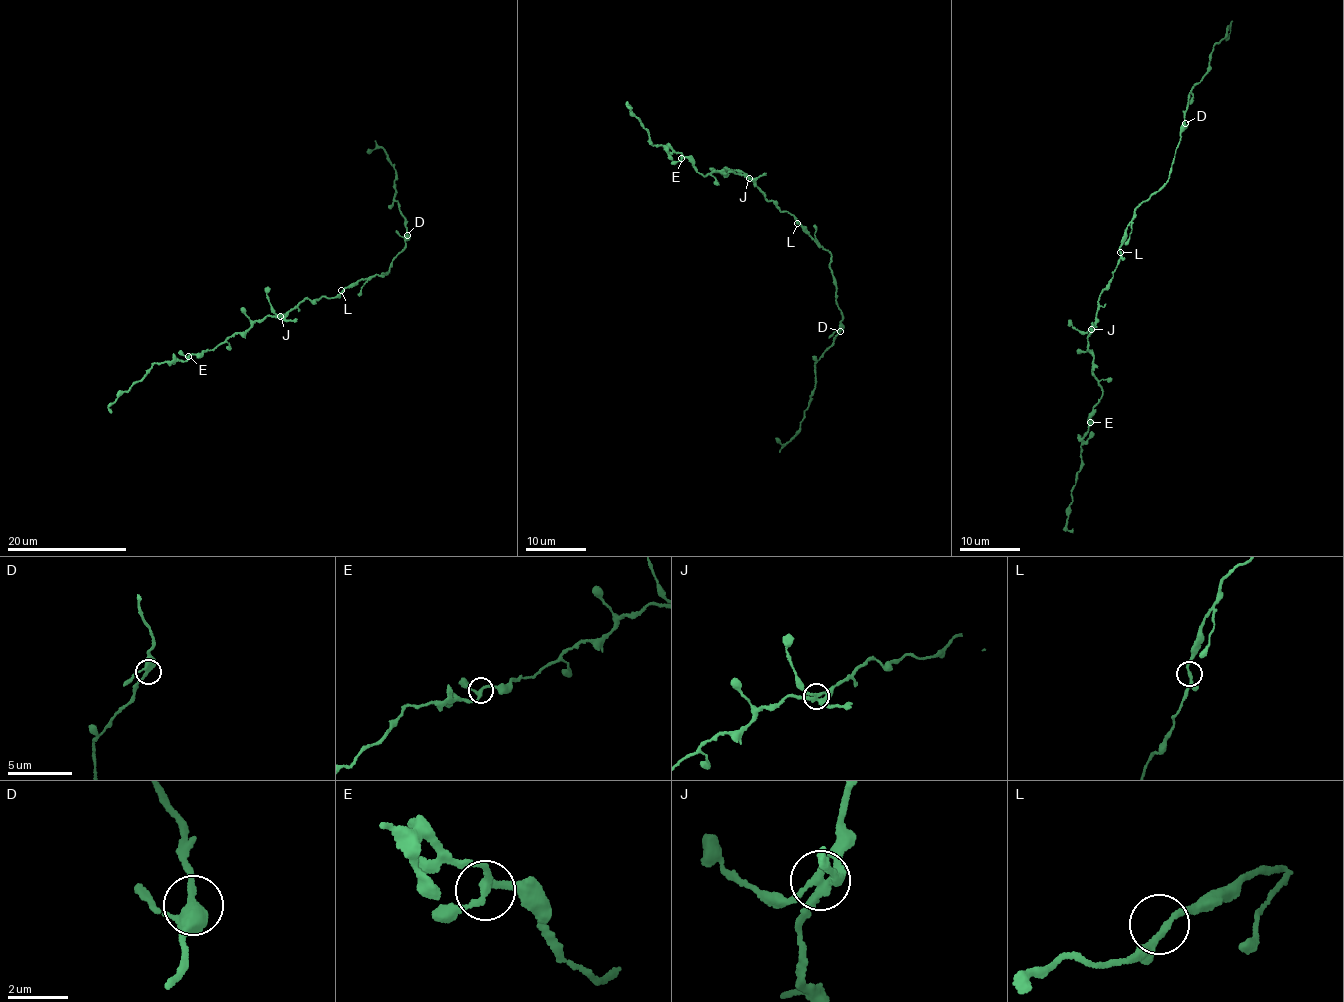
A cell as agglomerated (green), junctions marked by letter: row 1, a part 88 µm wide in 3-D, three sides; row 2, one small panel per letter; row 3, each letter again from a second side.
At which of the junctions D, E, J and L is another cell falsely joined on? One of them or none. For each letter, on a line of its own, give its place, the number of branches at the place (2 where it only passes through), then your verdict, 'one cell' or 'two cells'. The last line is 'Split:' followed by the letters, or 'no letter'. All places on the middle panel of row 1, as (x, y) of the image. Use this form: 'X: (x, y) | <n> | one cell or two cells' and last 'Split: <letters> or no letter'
D: (840, 331) | 3 | one cell
E: (681, 158) | 3 | one cell
J: (749, 178) | 4 | one cell
L: (797, 223) | 3 | one cell
Split: no letter

